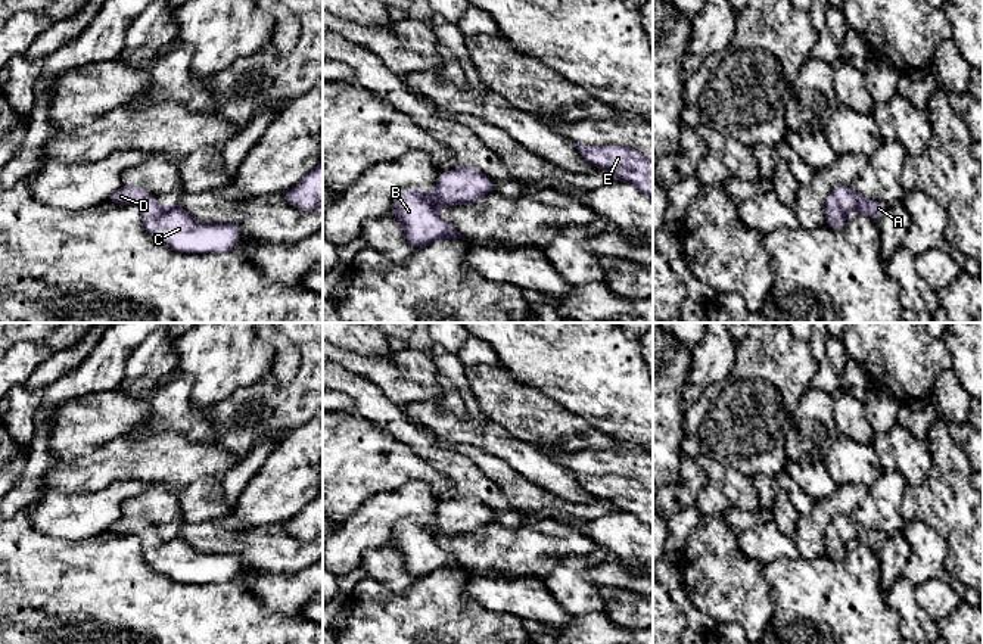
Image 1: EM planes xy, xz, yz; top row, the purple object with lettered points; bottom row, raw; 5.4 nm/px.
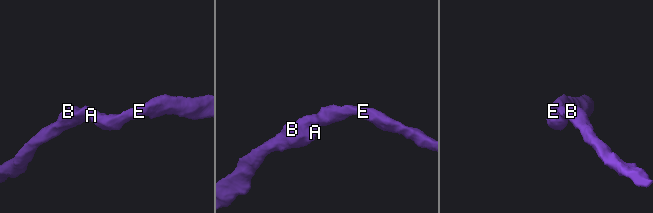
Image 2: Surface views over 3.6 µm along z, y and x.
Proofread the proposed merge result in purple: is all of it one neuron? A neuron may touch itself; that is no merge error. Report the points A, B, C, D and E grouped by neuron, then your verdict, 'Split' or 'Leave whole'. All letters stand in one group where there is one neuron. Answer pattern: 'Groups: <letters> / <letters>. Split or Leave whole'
Groups: A B C D E. Leave whole

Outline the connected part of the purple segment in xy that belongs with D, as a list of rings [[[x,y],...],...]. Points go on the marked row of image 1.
[[[121,186],[108,202],[137,205],[143,224],[162,245],[186,253],[224,253],[243,237],[237,224],[203,223],[177,203],[162,208],[147,189]]]

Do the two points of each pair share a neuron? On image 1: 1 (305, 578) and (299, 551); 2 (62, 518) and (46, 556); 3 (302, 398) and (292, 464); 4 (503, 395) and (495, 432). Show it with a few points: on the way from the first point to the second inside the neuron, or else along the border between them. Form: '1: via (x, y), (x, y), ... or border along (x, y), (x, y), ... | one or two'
1: border along (307, 566), (294, 572), (271, 572), (268, 569) | two
2: border along (27, 515), (31, 525), (47, 535), (89, 537) | two
3: border along (307, 422), (280, 441) | two
4: border along (491, 420), (526, 441) | two

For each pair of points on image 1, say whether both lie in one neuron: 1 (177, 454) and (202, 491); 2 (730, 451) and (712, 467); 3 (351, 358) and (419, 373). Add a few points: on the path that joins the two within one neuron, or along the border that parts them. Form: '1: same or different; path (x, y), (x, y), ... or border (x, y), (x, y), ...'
1: different; border (220, 478), (201, 476), (180, 491)
2: different; border (700, 454), (730, 464), (750, 478)
3: same; path (367, 366), (389, 373), (403, 373)

